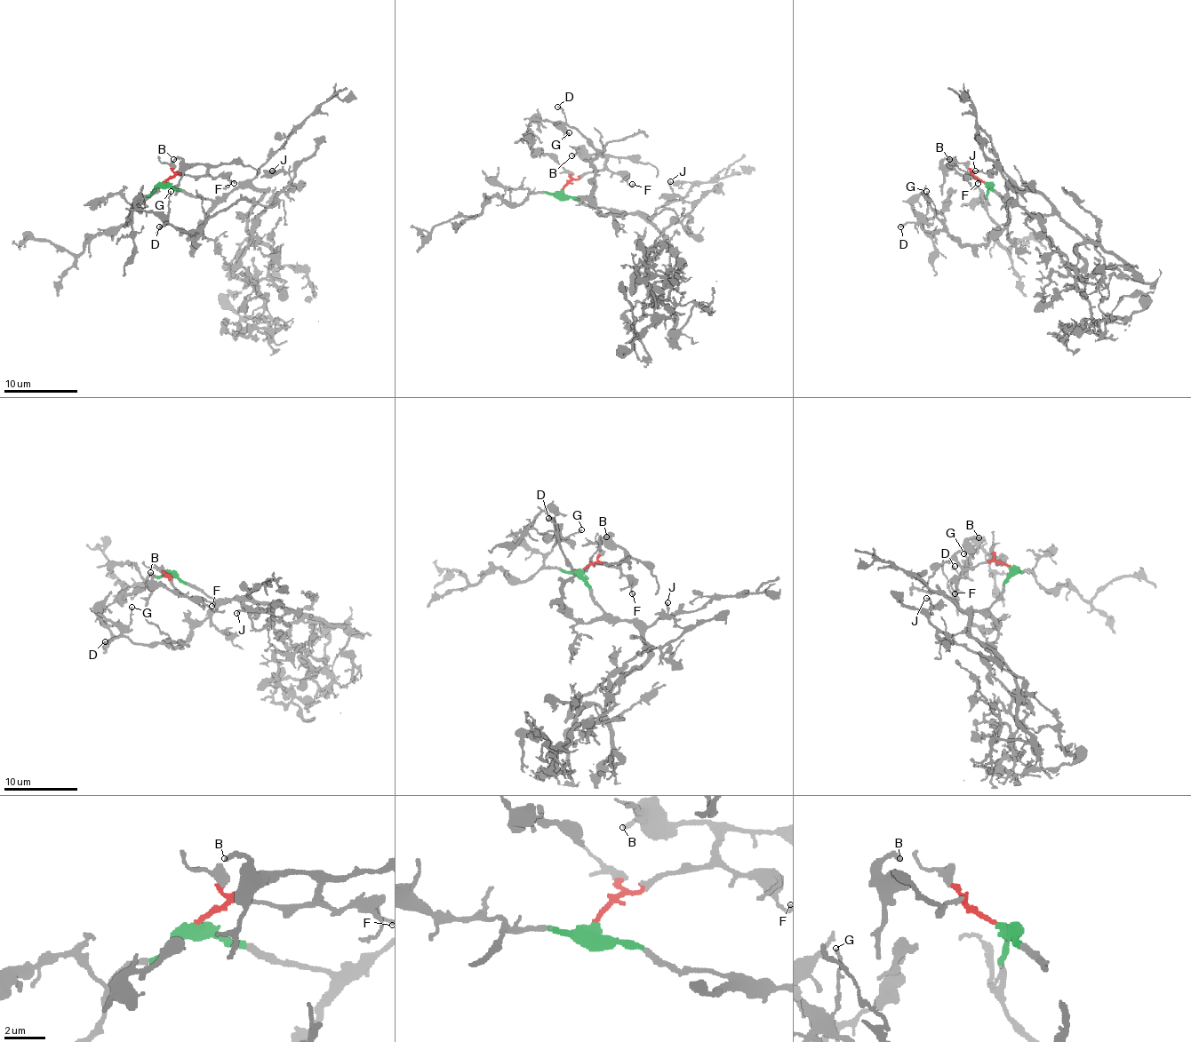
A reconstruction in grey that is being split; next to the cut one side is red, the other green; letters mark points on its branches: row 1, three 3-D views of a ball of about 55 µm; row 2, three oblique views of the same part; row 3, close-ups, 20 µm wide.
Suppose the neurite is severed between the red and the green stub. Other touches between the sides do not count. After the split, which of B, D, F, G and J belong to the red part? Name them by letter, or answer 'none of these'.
B, F

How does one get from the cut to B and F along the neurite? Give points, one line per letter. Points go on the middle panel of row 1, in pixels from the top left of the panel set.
B: (562, 189), (575, 180), (599, 171), (604, 163), (601, 155), (587, 155), (582, 149), (571, 156)
F: (562, 189), (587, 173), (606, 169), (633, 184)

